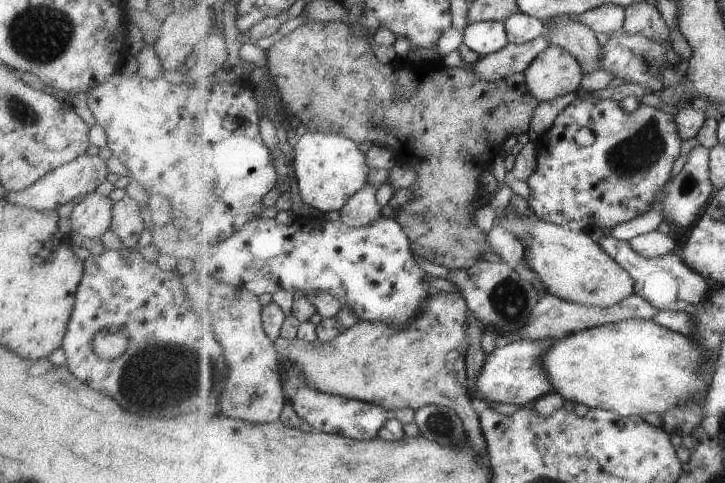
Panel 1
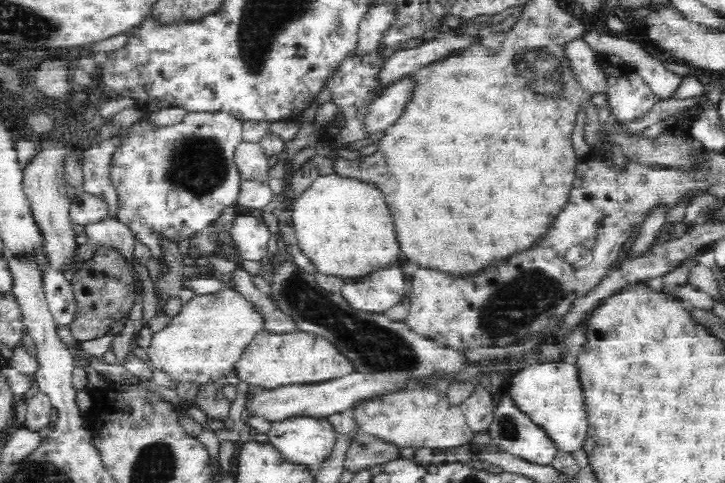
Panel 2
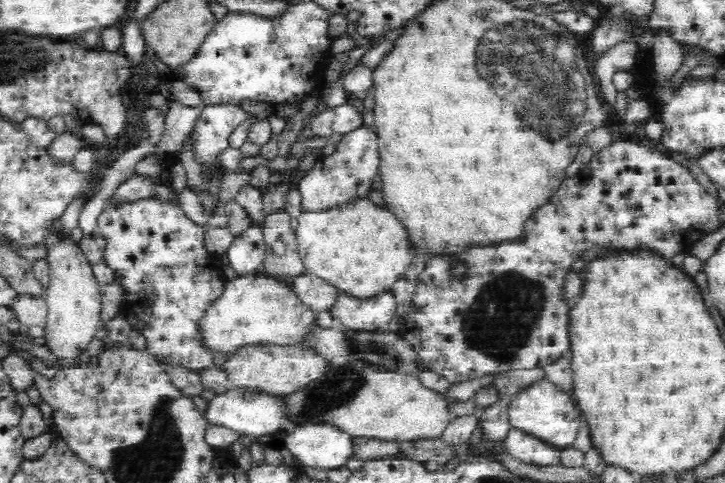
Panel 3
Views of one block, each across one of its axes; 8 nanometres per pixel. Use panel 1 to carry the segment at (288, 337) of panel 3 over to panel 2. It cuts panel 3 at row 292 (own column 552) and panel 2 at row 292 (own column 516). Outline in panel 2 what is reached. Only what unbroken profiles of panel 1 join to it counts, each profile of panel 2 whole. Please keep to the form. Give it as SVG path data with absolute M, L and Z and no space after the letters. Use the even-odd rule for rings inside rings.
M222 288L212 294L195 295L190 301L182 304L181 311L172 317L166 327L152 333L147 346L148 366L164 372L172 384L199 384L216 382L235 368L242 353L254 335L260 330L262 319L245 298L228 288Z

